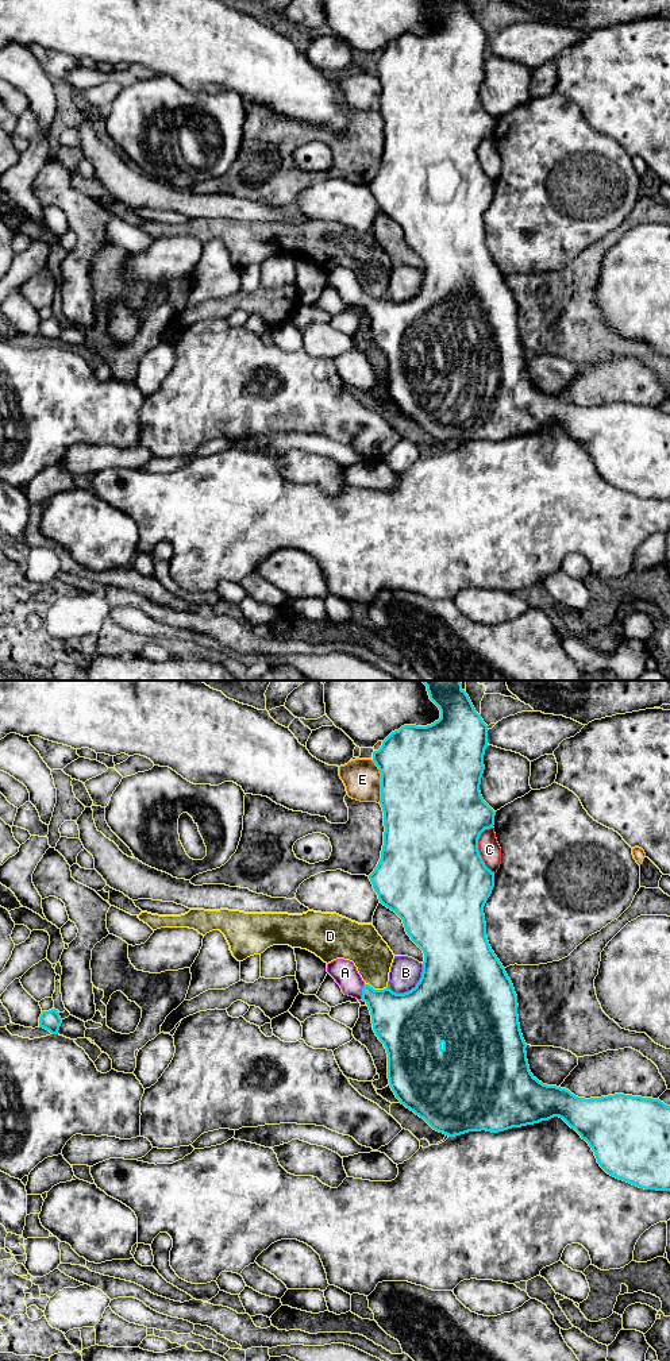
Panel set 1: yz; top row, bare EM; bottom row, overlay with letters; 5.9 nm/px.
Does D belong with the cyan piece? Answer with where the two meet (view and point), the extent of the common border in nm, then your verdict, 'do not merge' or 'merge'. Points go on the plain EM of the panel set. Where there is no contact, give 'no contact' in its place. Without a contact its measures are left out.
yz (376, 299) | 140 nm | do not merge

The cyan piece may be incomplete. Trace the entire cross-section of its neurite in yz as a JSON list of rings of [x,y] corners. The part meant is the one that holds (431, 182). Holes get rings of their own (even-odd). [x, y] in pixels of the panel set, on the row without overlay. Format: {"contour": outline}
{"contour": [[[428,0],[430,8],[439,16],[440,27],[427,35],[404,34],[398,39],[392,41],[384,50],[378,59],[373,61],[373,70],[381,82],[381,109],[380,113],[384,120],[384,154],[381,167],[369,184],[374,200],[380,211],[394,220],[404,232],[407,243],[423,259],[423,281],[415,297],[404,302],[396,302],[390,297],[374,298],[366,293],[357,279],[353,270],[336,267],[327,273],[327,281],[340,294],[344,304],[363,309],[371,324],[373,339],[378,348],[384,352],[388,362],[388,388],[396,406],[407,417],[423,427],[434,439],[448,446],[461,444],[469,440],[492,440],[498,442],[512,436],[521,436],[527,433],[548,429],[554,425],[562,427],[571,437],[574,437],[582,448],[585,448],[600,475],[611,485],[627,490],[632,494],[644,498],[670,500],[670,415],[659,408],[632,405],[624,402],[615,402],[601,406],[578,406],[566,397],[557,394],[547,394],[539,390],[530,379],[527,369],[527,352],[523,347],[519,324],[517,324],[517,304],[513,293],[508,286],[505,277],[492,259],[486,246],[486,231],[484,215],[494,196],[494,181],[492,181],[484,171],[478,159],[478,147],[485,138],[494,134],[496,120],[484,109],[480,93],[485,78],[484,63],[488,55],[488,34],[481,27],[466,3],[466,0]]]}

